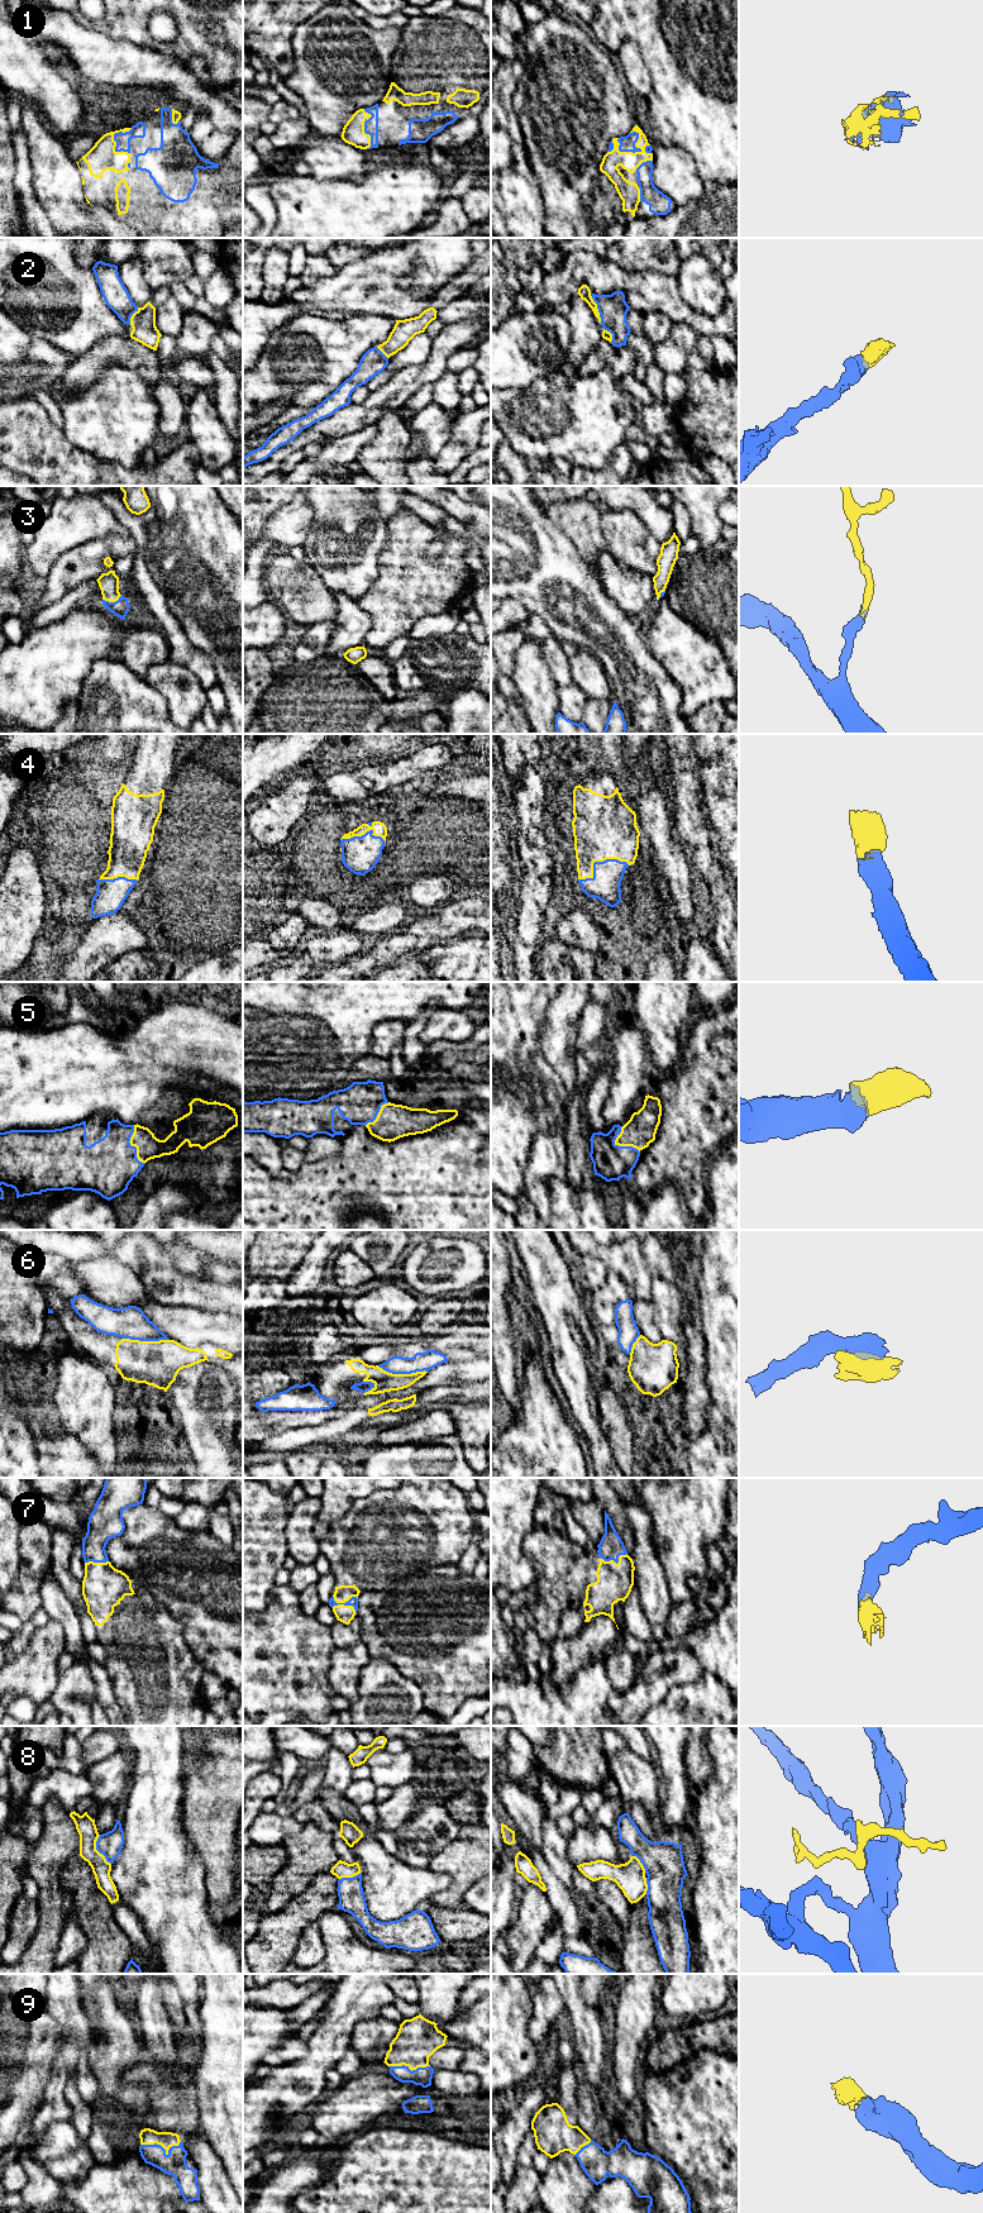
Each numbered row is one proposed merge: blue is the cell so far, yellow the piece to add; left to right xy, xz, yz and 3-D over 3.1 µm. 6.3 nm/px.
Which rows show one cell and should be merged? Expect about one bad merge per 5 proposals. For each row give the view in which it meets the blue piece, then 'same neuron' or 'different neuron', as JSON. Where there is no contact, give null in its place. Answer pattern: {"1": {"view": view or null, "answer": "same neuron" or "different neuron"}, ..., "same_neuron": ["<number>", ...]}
{"1": {"view": "yz", "answer": "same neuron"}, "2": {"view": "yz", "answer": "same neuron"}, "3": {"view": "xy", "answer": "same neuron"}, "4": {"view": "yz", "answer": "same neuron"}, "5": {"view": "xy", "answer": "same neuron"}, "6": {"view": "xz", "answer": "different neuron"}, "7": {"view": "xz", "answer": "same neuron"}, "8": {"view": "xy", "answer": "same neuron"}, "9": {"view": "xy", "answer": "same neuron"}, "same_neuron": ["1", "2", "3", "4", "5", "7", "8", "9"]}

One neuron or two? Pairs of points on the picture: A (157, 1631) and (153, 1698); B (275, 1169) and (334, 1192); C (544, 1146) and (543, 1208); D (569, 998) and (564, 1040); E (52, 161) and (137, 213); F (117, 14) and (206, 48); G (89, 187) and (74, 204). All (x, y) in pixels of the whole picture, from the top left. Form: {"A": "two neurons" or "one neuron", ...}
{"A": "one neuron", "B": "two neurons", "C": "one neuron", "D": "one neuron", "E": "two neurons", "F": "one neuron", "G": "two neurons"}

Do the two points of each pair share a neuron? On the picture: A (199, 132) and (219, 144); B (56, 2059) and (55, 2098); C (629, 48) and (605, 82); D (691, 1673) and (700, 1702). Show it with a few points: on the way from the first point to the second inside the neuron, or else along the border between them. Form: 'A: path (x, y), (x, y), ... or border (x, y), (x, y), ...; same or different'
A: path (204, 136), (214, 144); same
B: path (57, 2069), (56, 2088); same
C: border (620, 74), (625, 82); different
D: border (693, 1682), (677, 1684), (667, 1696); different

